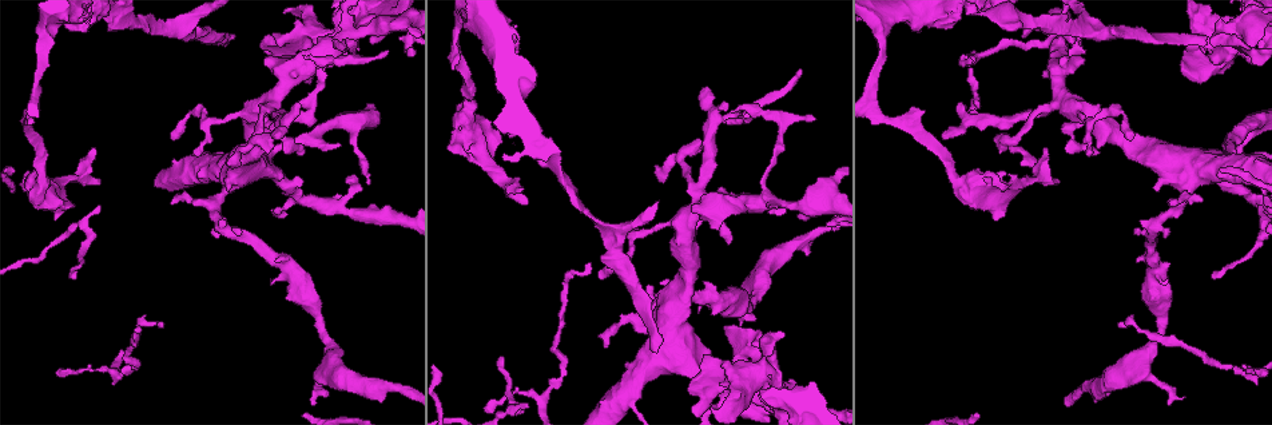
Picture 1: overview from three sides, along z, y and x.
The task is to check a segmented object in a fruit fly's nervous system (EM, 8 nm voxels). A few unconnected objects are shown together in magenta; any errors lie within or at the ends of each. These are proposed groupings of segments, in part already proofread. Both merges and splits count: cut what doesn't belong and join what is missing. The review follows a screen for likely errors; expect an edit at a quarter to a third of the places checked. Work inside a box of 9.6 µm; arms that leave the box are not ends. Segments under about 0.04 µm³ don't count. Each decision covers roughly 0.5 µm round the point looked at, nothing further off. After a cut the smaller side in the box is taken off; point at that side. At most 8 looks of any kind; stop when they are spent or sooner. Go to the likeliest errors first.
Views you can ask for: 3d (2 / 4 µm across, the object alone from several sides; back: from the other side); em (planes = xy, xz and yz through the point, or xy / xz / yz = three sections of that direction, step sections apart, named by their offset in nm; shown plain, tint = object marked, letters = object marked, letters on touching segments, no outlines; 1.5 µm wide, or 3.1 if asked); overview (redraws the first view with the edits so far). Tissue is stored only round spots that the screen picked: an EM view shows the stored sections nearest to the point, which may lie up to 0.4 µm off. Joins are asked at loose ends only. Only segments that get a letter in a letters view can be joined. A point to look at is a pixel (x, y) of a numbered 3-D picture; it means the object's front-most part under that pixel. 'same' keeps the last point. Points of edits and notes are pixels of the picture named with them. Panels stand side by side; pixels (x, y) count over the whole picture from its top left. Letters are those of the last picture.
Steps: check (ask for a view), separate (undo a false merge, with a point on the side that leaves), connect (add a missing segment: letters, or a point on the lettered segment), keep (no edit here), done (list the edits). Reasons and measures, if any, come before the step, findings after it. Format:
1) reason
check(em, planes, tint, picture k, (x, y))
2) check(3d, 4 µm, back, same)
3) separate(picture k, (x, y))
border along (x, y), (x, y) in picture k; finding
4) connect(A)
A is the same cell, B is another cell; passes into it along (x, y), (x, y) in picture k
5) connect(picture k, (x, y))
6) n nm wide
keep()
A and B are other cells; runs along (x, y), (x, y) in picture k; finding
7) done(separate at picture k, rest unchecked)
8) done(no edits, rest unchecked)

free end
check(3d, 2 µm, picture 1, (654, 345))

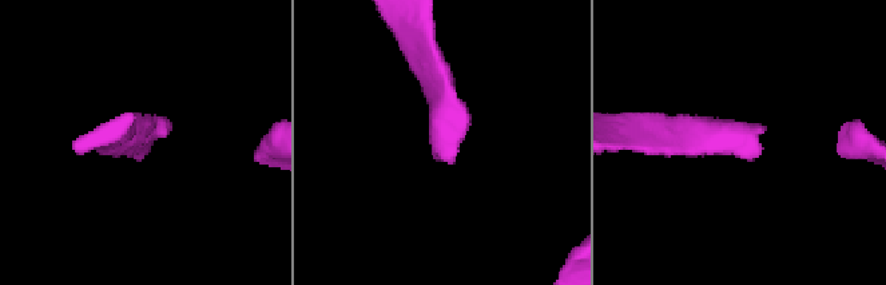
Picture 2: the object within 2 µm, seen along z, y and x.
shape alone is not enough
check(em, planes, letters, picture 2, (443, 148))

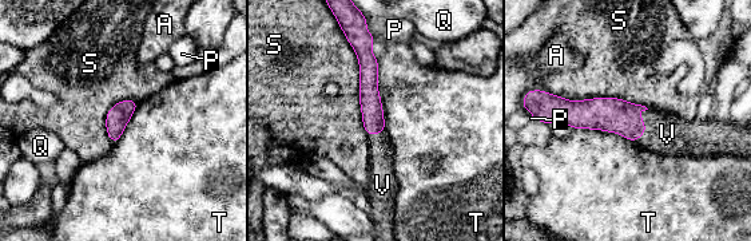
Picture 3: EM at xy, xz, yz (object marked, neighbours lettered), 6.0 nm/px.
140 nm wide
connect(V)
V is the same cell, A, P, Q, S and T are other cells; it goes on there

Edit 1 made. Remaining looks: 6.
redraw
check(overview)

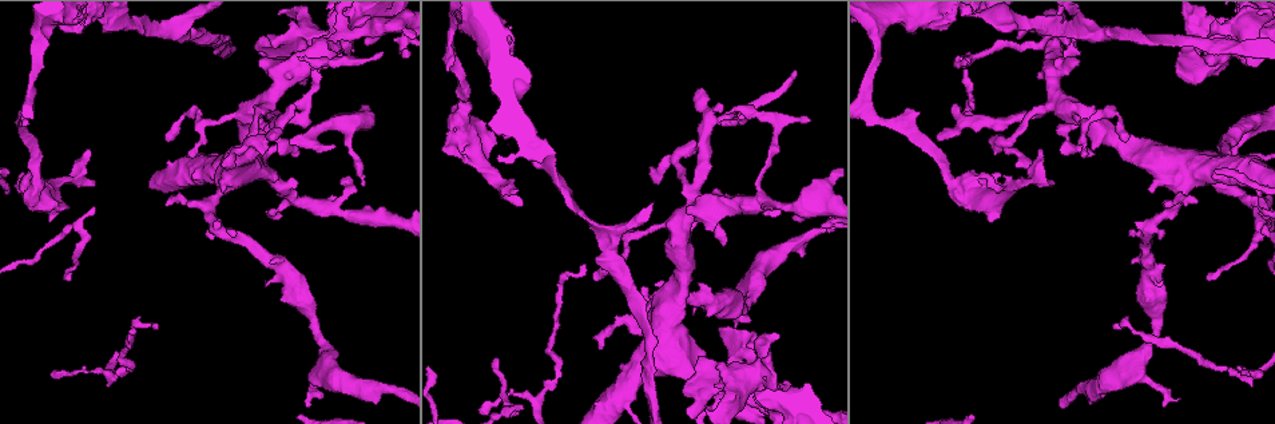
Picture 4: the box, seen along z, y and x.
an open end
check(3d, 4 µm, picture 4, (951, 24))

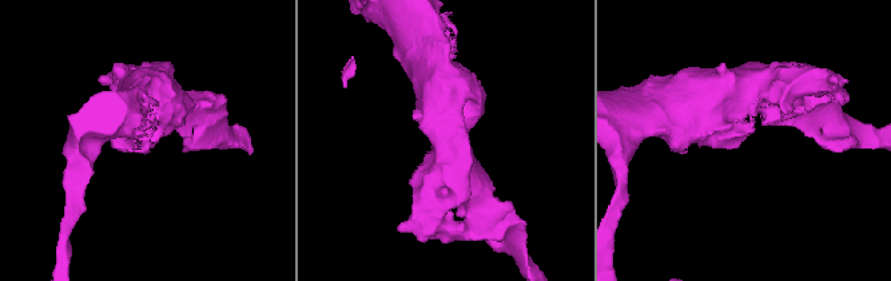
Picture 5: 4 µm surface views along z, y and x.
check(em, planes, letters, picture 5, (746, 136))

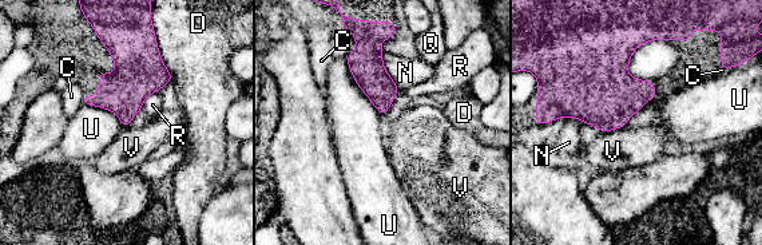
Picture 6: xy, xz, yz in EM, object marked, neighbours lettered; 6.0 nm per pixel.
keep()
C, D, N, Q, R, U and V are other cells; border along (345, 58), (354, 83), (380, 114) in picture 6; none of them fits

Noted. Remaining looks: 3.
sharp bend
check(em, planes, letters, picture 4, (587, 221))

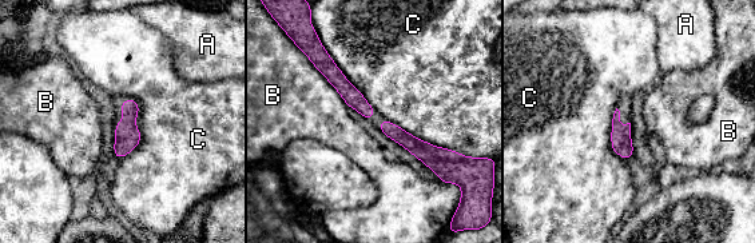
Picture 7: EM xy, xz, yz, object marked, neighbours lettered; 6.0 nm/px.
70 nm wide
keep()
A, B and C are other cells; border along (384, 118), (418, 138), (461, 155) in picture 7; all the same cell

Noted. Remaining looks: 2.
done(connect at picture 3, rest unchecked)

